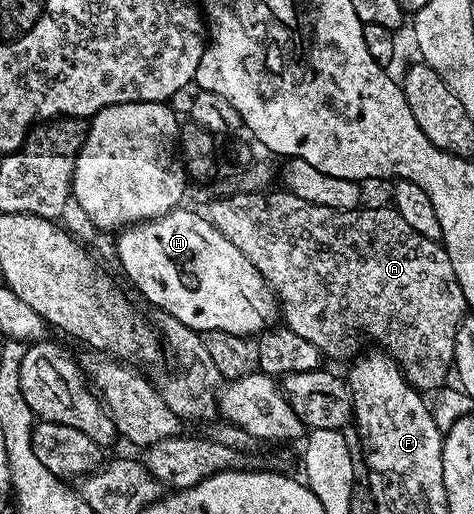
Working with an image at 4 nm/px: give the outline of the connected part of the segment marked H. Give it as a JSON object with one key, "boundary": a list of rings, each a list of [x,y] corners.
{"boundary":[[[180,206],[173,209],[169,214],[165,214],[156,220],[146,220],[143,224],[133,224],[130,228],[124,228],[118,233],[119,241],[115,244],[115,252],[119,255],[119,264],[123,267],[125,275],[131,279],[131,284],[152,304],[155,308],[160,308],[163,316],[172,316],[177,318],[177,322],[181,322],[187,328],[200,334],[204,332],[228,332],[229,334],[237,334],[238,336],[251,336],[252,334],[262,334],[272,327],[280,319],[281,309],[279,300],[275,296],[269,285],[265,282],[265,278],[261,278],[261,274],[257,270],[257,266],[253,266],[253,262],[249,262],[249,258],[245,258],[245,254],[241,254],[241,250],[237,250],[237,246],[233,246],[233,242],[229,242],[229,238],[225,238],[225,234],[221,234],[221,230],[217,230],[217,226],[213,226],[206,215],[190,212],[187,206]]]}

